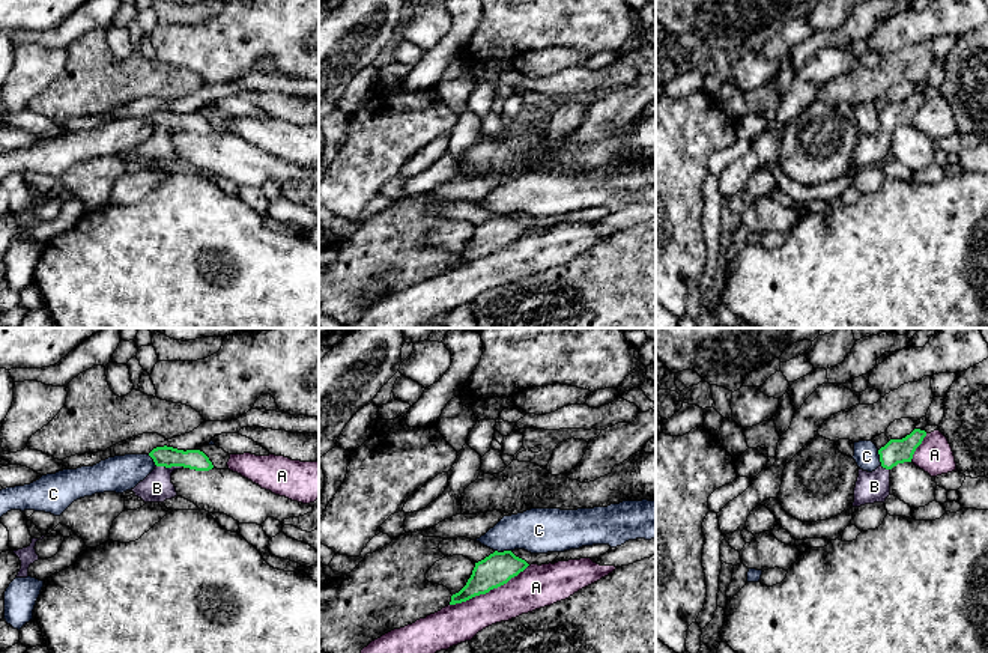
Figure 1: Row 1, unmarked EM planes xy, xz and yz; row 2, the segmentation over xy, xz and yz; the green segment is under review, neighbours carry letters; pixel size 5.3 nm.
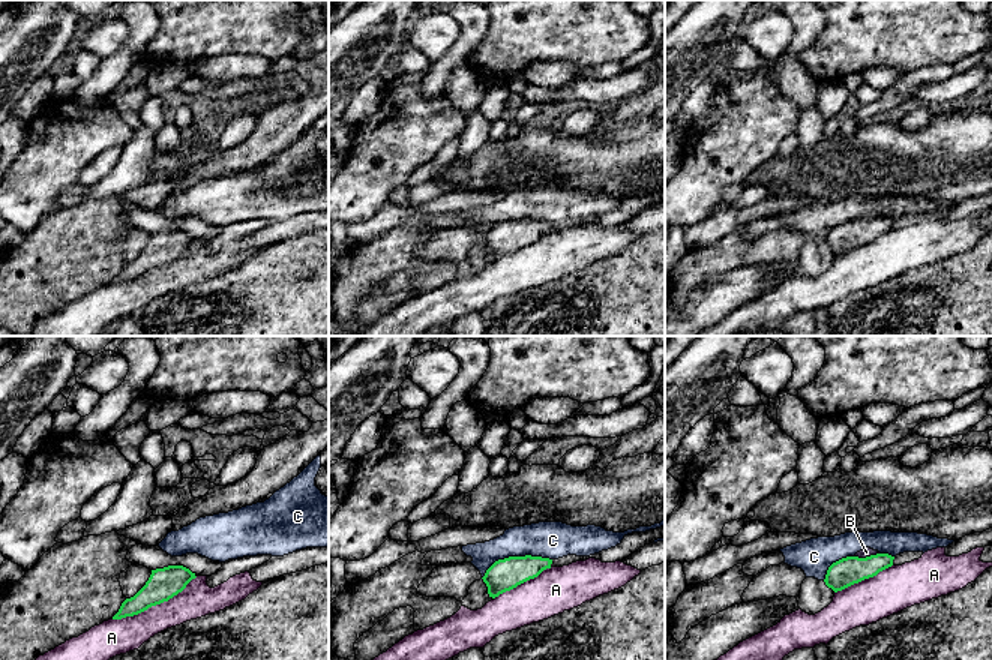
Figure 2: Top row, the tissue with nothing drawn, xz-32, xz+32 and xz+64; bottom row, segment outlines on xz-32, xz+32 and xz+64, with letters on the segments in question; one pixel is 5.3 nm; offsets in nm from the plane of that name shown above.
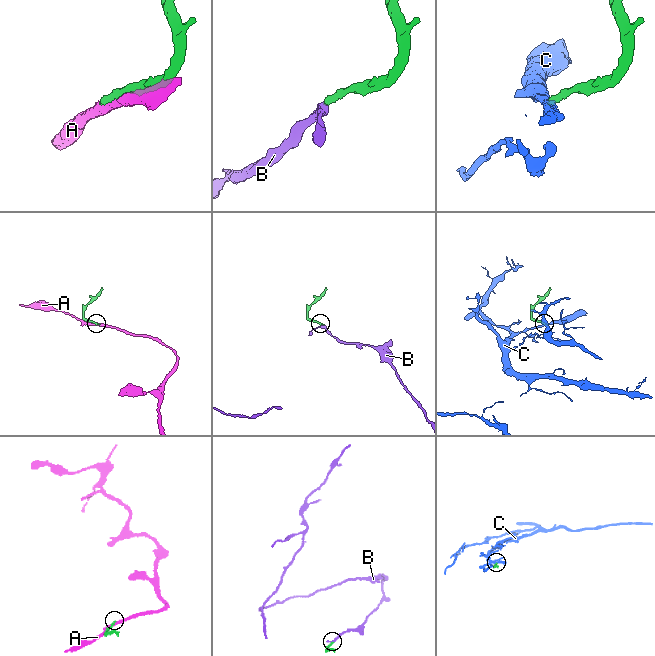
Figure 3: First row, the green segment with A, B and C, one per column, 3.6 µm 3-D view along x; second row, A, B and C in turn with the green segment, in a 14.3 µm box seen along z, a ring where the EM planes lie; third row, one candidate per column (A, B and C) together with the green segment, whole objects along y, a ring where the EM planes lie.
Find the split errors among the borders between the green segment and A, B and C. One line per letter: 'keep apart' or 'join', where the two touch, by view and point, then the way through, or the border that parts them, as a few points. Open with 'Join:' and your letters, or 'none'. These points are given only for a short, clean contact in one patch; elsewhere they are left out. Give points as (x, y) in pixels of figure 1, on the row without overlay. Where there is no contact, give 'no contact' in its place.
Join: B
A: keep apart; contact xz (489, 253)
B: join; contact xy (170, 130); way xy (166, 119), (170, 130), (161, 139), (157, 151)
C: keep apart; contact xz (504, 214); border xz (495, 212), (510, 214)

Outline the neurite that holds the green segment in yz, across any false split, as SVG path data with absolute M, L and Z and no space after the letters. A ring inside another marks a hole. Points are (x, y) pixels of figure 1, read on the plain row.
M914 92L905 101L890 102L881 110L878 113L881 128L872 135L859 132L853 170L884 166L890 158L890 132L898 126L911 125L925 99L925 93Z

